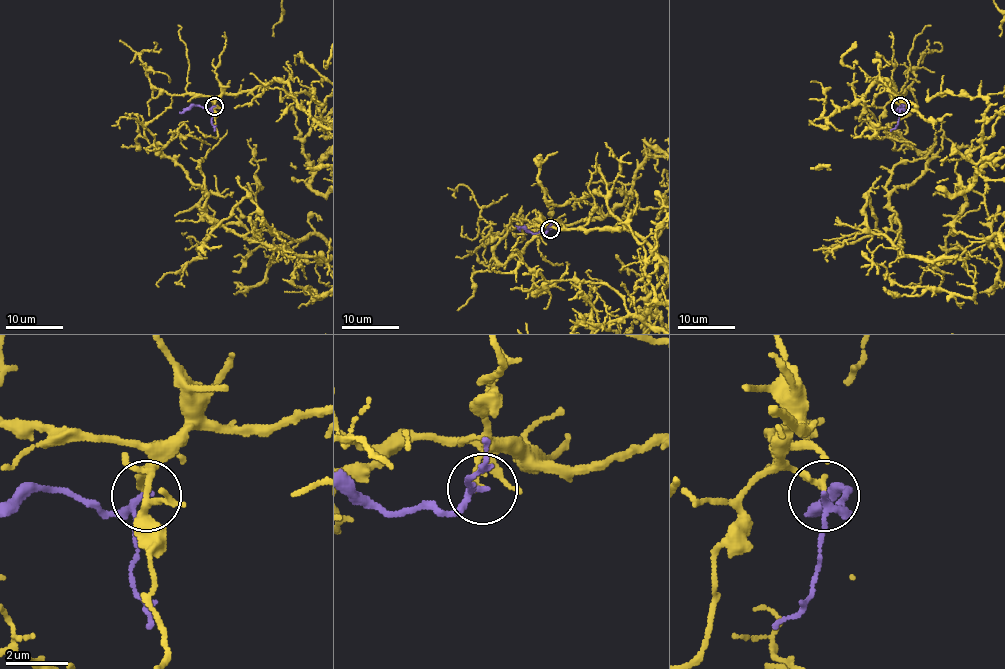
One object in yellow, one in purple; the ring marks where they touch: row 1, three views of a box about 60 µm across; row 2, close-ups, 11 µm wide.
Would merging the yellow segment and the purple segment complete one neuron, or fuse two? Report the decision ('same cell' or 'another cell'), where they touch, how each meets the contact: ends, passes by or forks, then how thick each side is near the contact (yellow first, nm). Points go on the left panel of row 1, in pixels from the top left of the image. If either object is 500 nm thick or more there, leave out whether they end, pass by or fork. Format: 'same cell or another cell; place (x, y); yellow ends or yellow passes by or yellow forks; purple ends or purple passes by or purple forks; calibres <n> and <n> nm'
another cell; place (214, 106); yellow ends; purple passes by; calibres 200 and 170 nm

